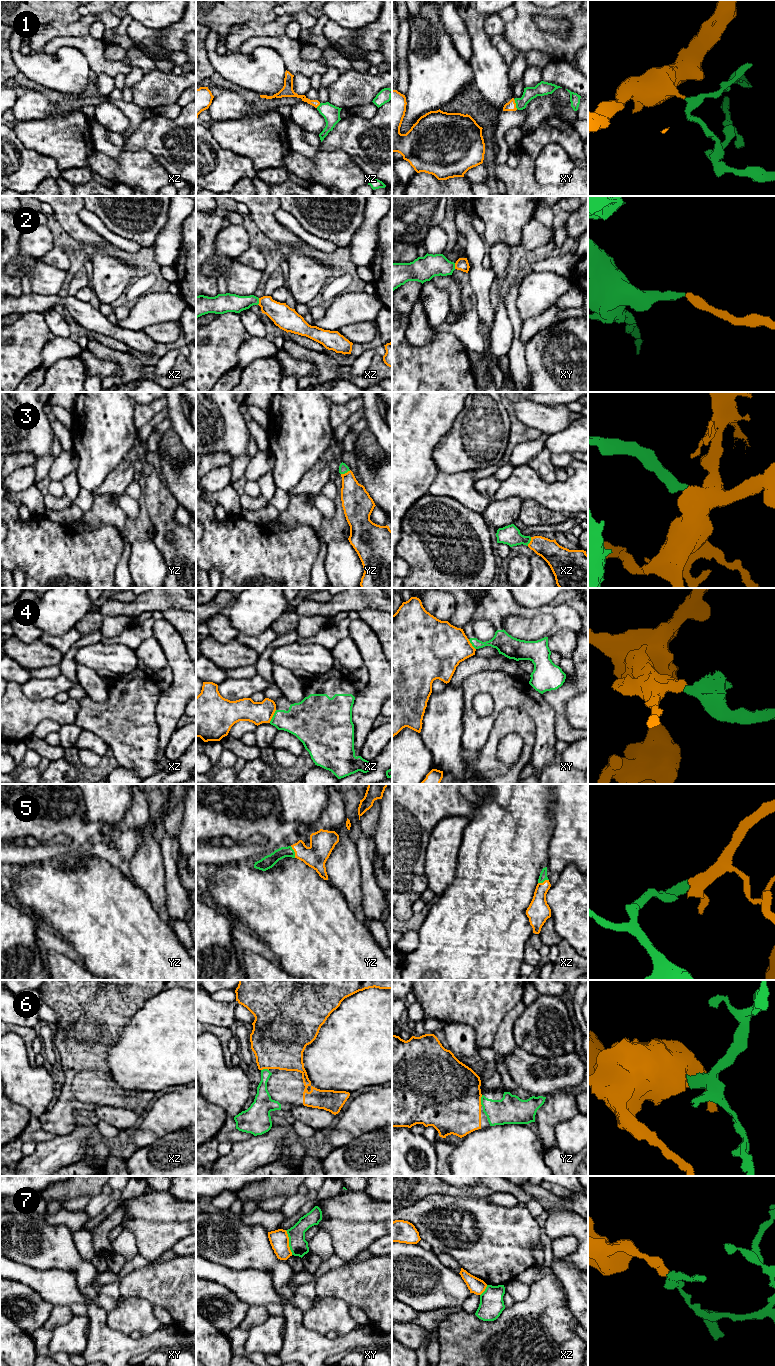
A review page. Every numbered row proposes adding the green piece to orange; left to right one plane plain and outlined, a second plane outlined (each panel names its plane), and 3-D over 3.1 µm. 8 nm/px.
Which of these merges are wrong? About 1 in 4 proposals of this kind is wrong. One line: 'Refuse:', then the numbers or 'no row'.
Refuse: 4, 7

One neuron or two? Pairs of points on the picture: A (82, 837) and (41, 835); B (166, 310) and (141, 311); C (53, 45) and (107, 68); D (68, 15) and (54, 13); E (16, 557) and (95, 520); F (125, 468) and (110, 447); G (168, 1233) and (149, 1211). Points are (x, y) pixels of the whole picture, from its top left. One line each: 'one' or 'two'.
A: one
B: one
C: one
D: one
E: two
F: two
G: two

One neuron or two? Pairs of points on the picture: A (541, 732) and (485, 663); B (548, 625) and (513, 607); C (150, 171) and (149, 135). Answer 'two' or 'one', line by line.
A: two
B: two
C: two

